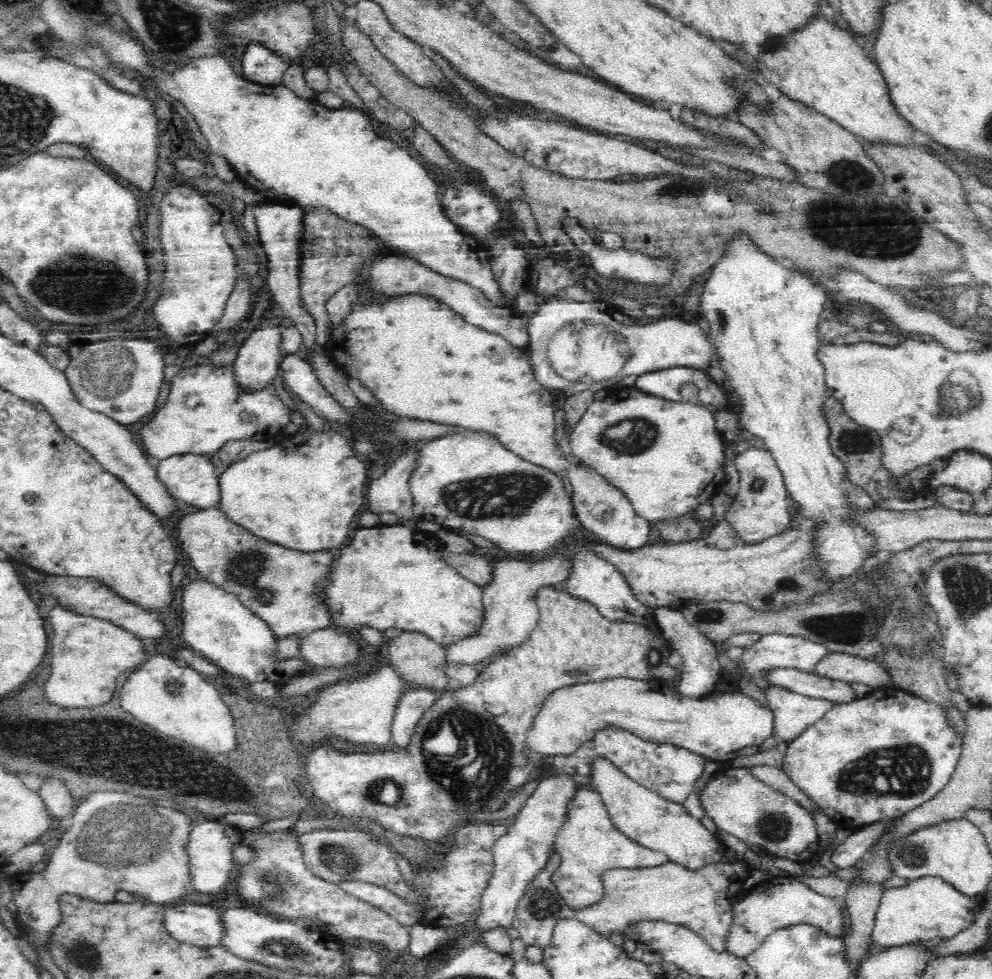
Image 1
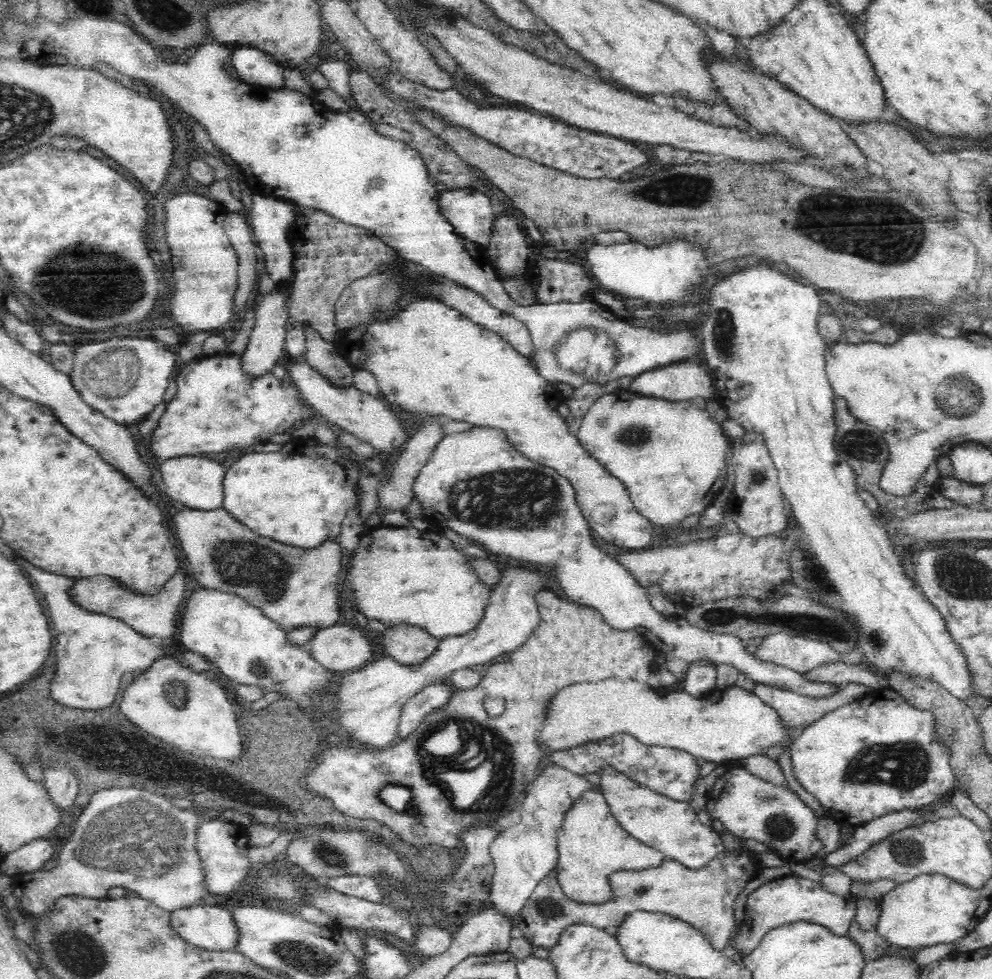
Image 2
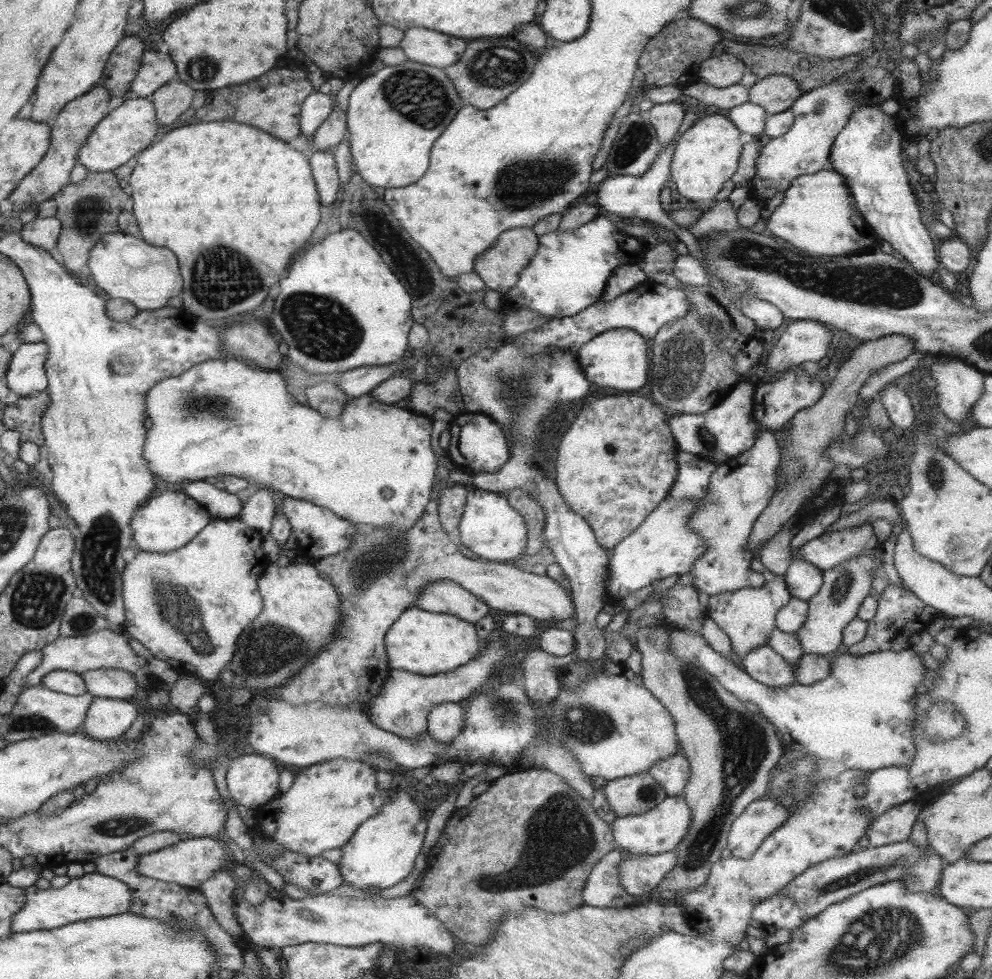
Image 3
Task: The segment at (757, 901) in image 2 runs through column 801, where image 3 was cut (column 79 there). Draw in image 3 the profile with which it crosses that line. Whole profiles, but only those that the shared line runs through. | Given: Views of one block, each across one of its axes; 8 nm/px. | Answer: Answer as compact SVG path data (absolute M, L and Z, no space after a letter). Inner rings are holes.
M92 872L84 874L82 878L72 878L62 888L49 887L40 889L32 885L27 889L26 900L20 910L12 915L12 933L45 931L60 928L83 919L104 918L128 913L132 905L130 888L120 880Z

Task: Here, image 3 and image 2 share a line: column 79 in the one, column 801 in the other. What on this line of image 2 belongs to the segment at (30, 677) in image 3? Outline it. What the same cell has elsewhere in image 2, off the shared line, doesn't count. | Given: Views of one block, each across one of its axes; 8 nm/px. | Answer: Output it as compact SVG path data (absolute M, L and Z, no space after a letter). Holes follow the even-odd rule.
M786 633L763 637L753 655L762 662L772 662L801 673L827 662L841 660L840 653L826 642Z

